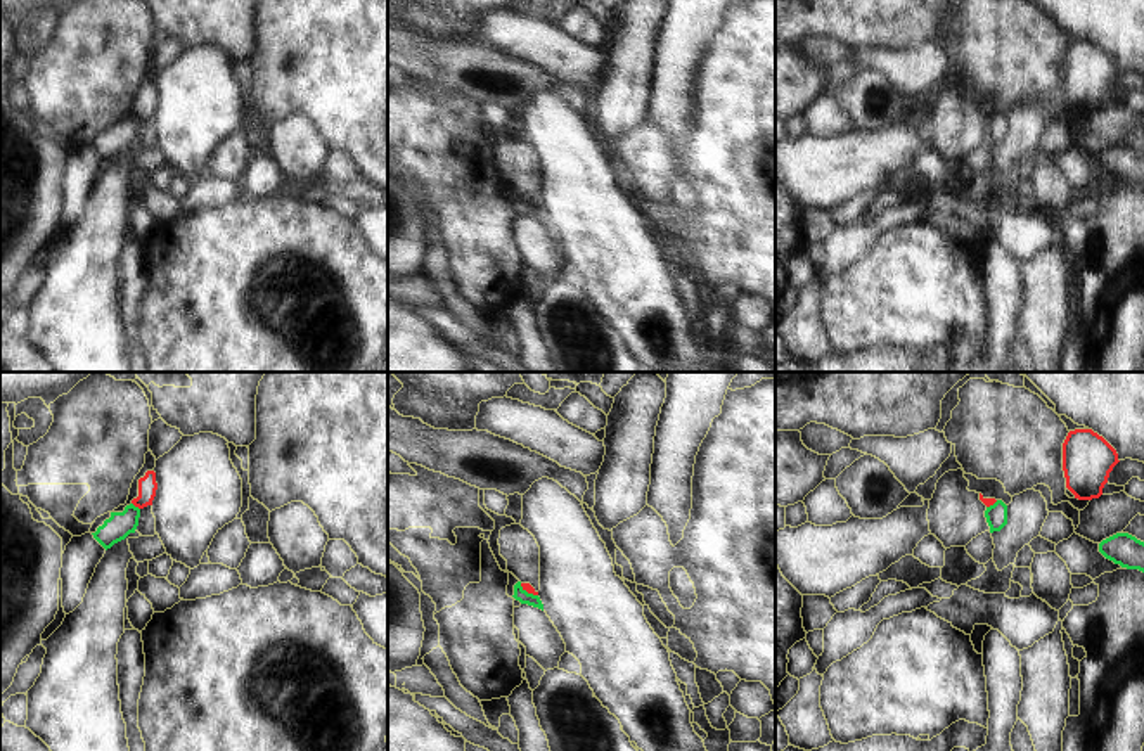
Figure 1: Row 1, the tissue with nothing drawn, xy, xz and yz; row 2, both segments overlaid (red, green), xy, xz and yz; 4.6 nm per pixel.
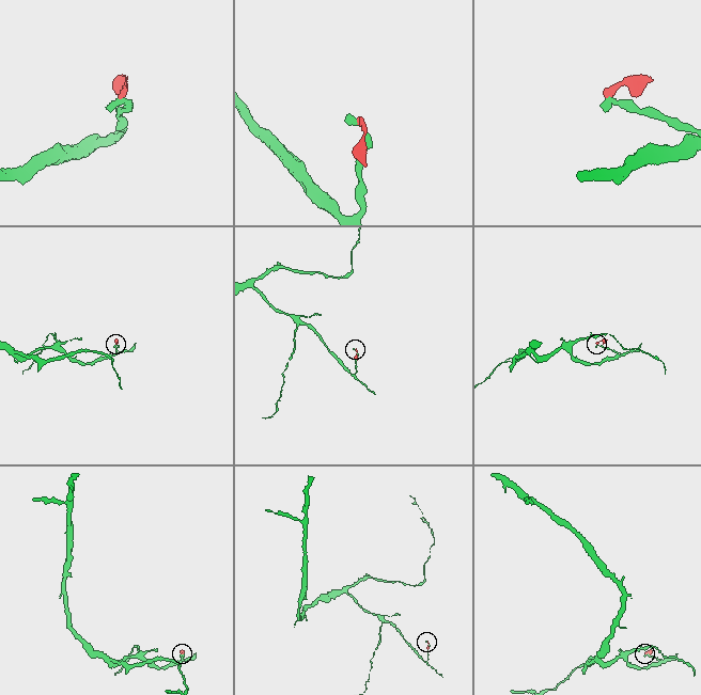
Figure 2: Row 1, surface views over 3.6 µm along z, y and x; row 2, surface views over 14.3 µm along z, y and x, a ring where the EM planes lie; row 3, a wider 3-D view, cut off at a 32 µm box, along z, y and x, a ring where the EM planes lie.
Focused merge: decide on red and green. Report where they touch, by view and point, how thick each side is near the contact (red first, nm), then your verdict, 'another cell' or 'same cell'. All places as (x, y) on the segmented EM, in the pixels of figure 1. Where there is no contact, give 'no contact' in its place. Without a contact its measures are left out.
xy (135, 506) | 90/120 nm | another cell

